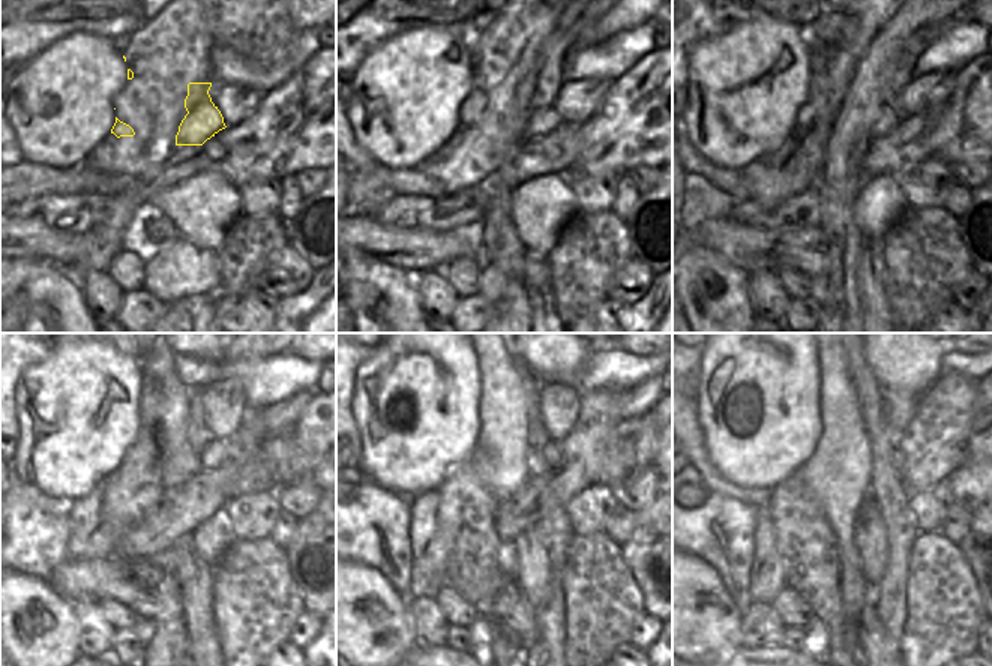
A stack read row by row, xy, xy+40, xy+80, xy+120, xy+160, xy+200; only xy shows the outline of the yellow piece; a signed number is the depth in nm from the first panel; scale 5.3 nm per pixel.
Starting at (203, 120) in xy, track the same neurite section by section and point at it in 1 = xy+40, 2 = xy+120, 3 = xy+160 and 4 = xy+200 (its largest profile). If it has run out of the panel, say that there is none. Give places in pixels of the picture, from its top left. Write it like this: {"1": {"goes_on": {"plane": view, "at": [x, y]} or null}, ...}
{"1": {"goes_on": {"plane": "xy+40", "at": [545, 120]}}, "2": {"goes_on": {"plane": "xy+120", "at": [215, 453]}}, "3": {"goes_on": {"plane": "xy+160", "at": [553, 455]}}, "4": {"goes_on": {"plane": "xy+200", "at": [896, 458]}}}

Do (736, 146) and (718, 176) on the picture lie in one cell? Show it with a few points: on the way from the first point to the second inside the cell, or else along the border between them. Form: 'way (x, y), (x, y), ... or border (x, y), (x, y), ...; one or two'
border (694, 146), (718, 165), (739, 170); two

